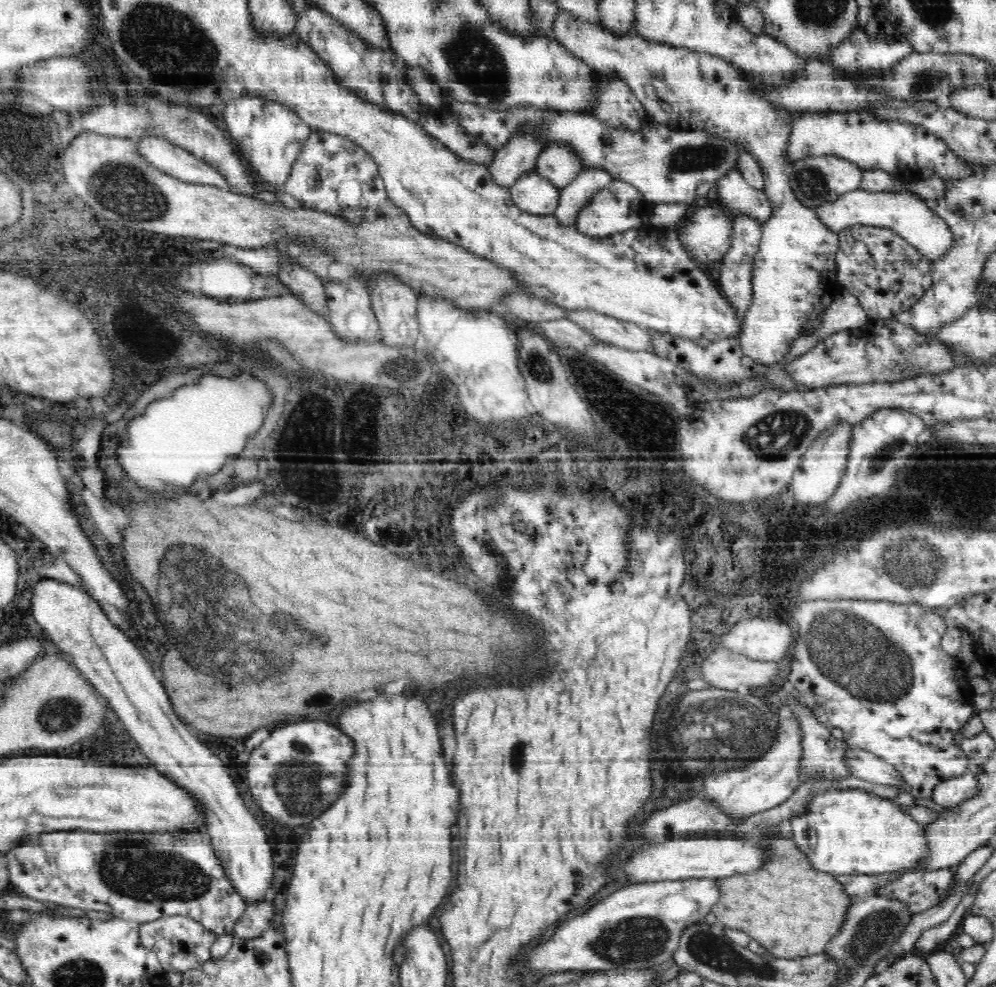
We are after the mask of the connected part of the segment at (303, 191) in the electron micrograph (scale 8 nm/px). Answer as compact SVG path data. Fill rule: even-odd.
M313 130L305 140L282 191L300 201L304 209L314 209L340 217L346 210L366 209L379 215L391 207L383 180L368 151L346 137Z

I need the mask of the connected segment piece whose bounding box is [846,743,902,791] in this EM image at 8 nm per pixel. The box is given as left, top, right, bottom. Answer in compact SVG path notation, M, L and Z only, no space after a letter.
M846 743L846 765L850 769L850 774L860 780L882 786L894 786L900 791L902 786L900 773L891 764L872 755L871 752L860 751Z

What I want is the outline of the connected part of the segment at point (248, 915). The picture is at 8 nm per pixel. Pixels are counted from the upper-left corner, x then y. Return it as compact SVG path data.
M273 899L250 903L233 928L233 938L248 940L258 938L268 927L274 914Z

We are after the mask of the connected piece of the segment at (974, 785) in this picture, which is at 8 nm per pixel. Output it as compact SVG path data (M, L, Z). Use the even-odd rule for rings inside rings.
M969 769L962 776L941 783L926 804L937 809L958 806L964 800L978 796L978 792L980 792L980 783L978 783L978 778L976 778L974 772Z

